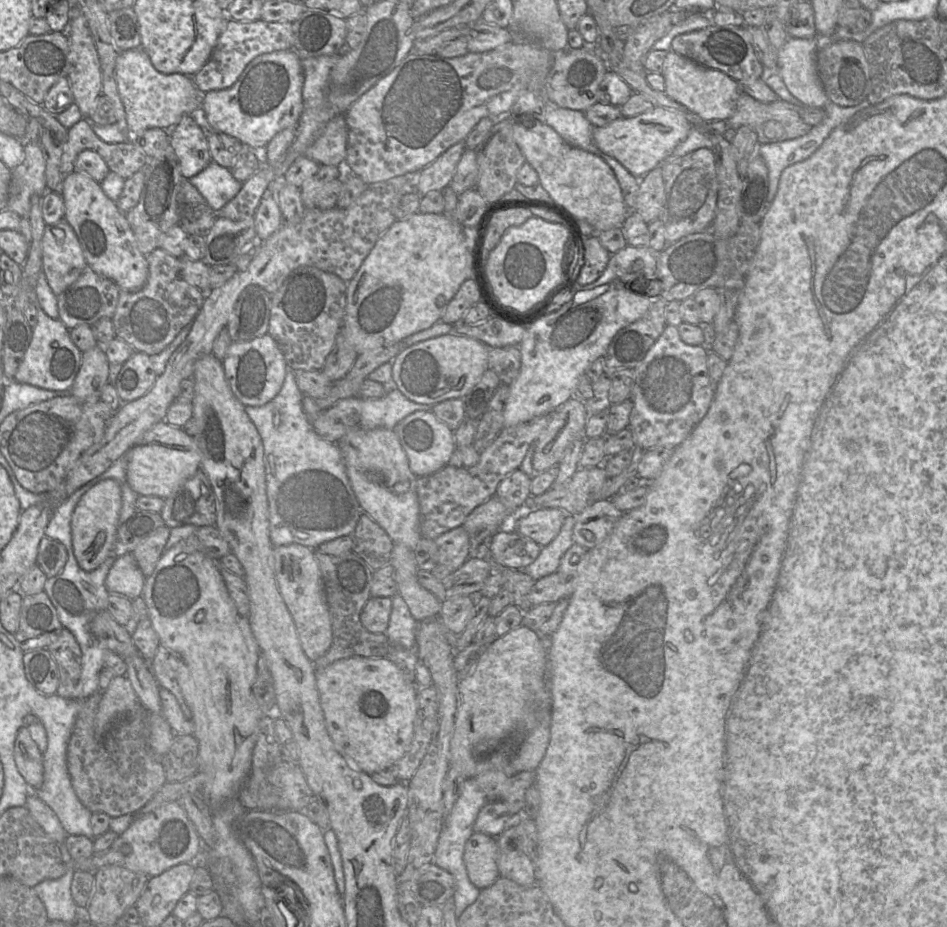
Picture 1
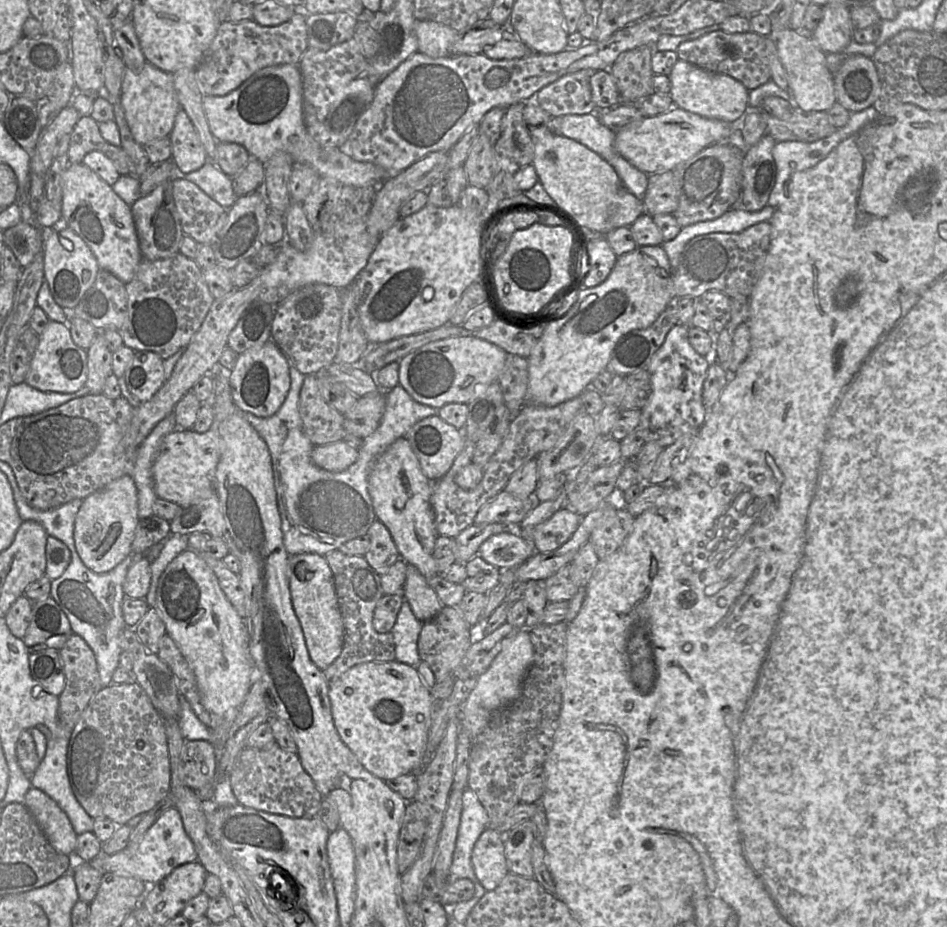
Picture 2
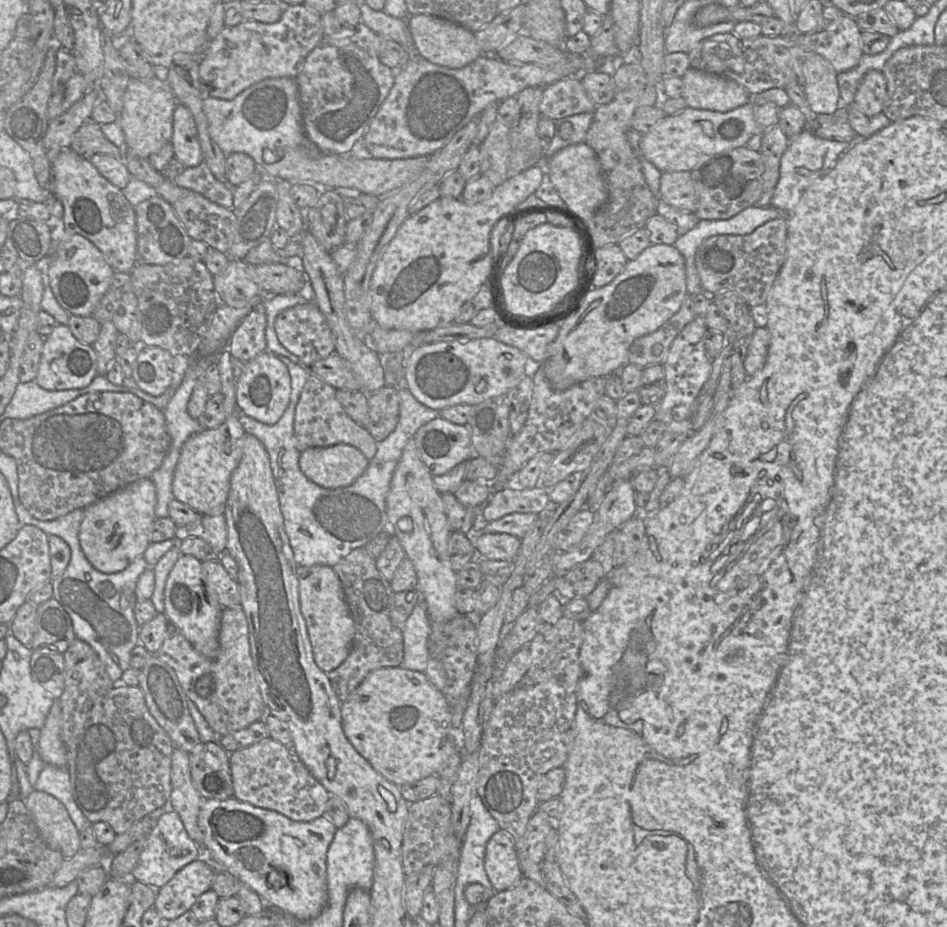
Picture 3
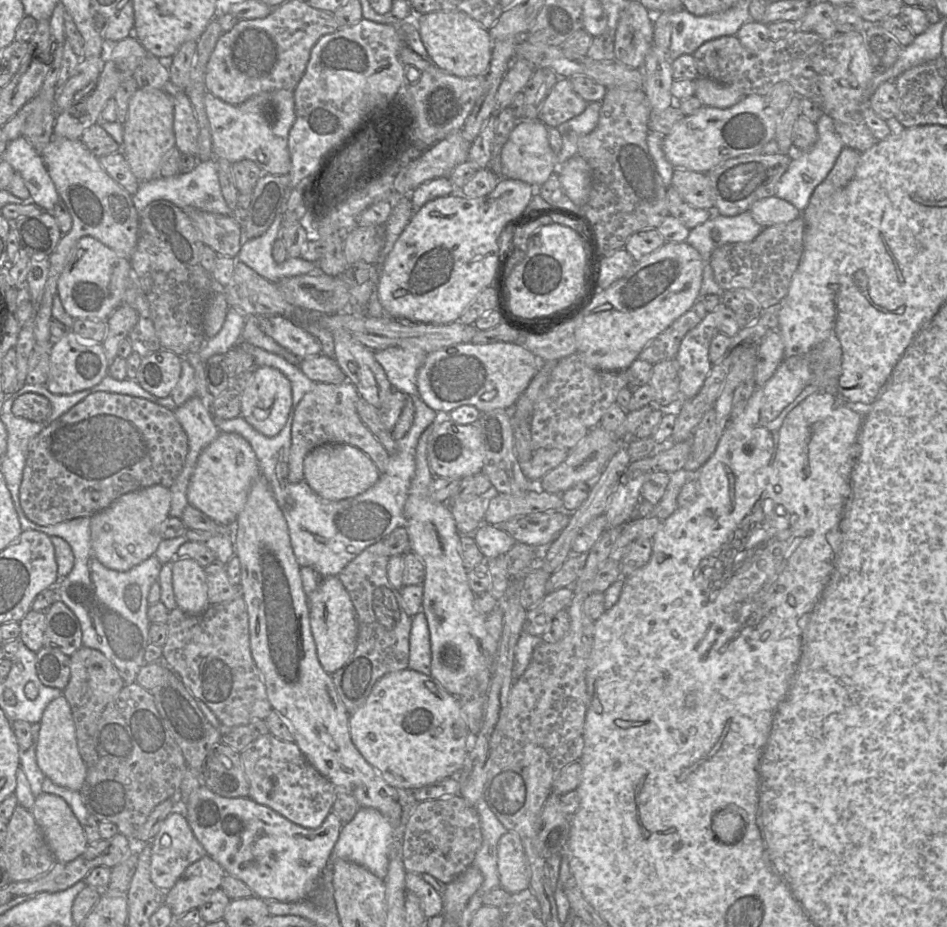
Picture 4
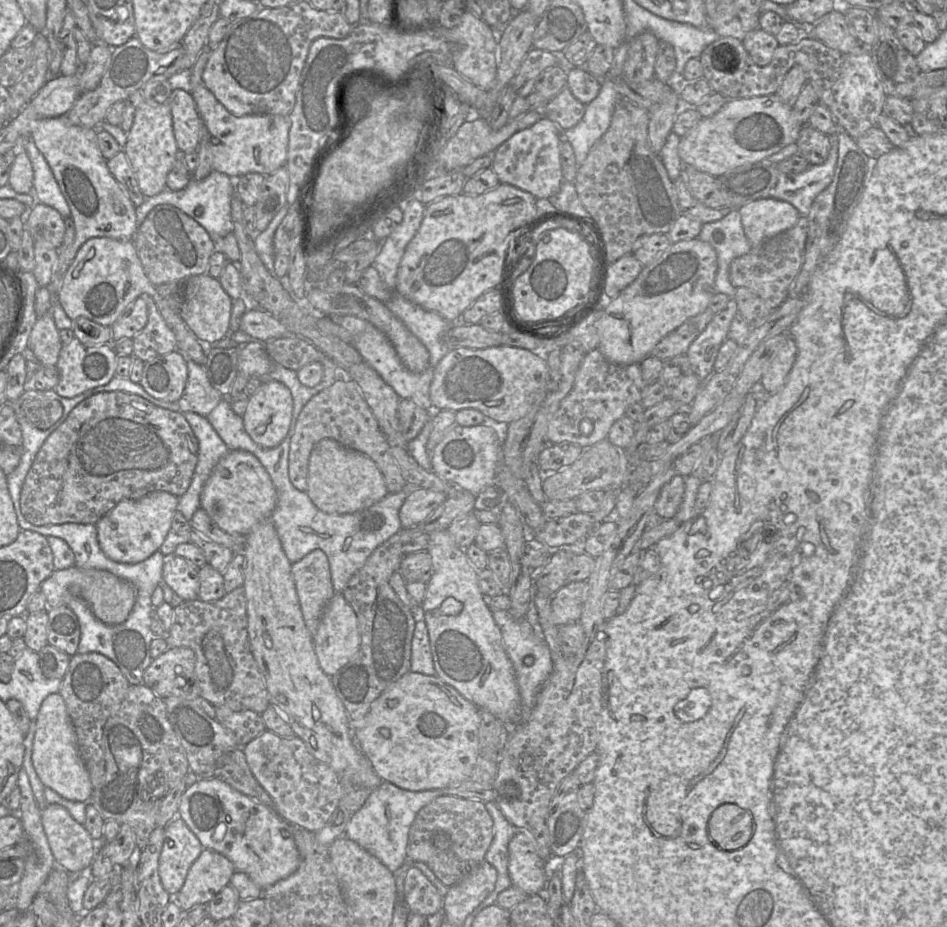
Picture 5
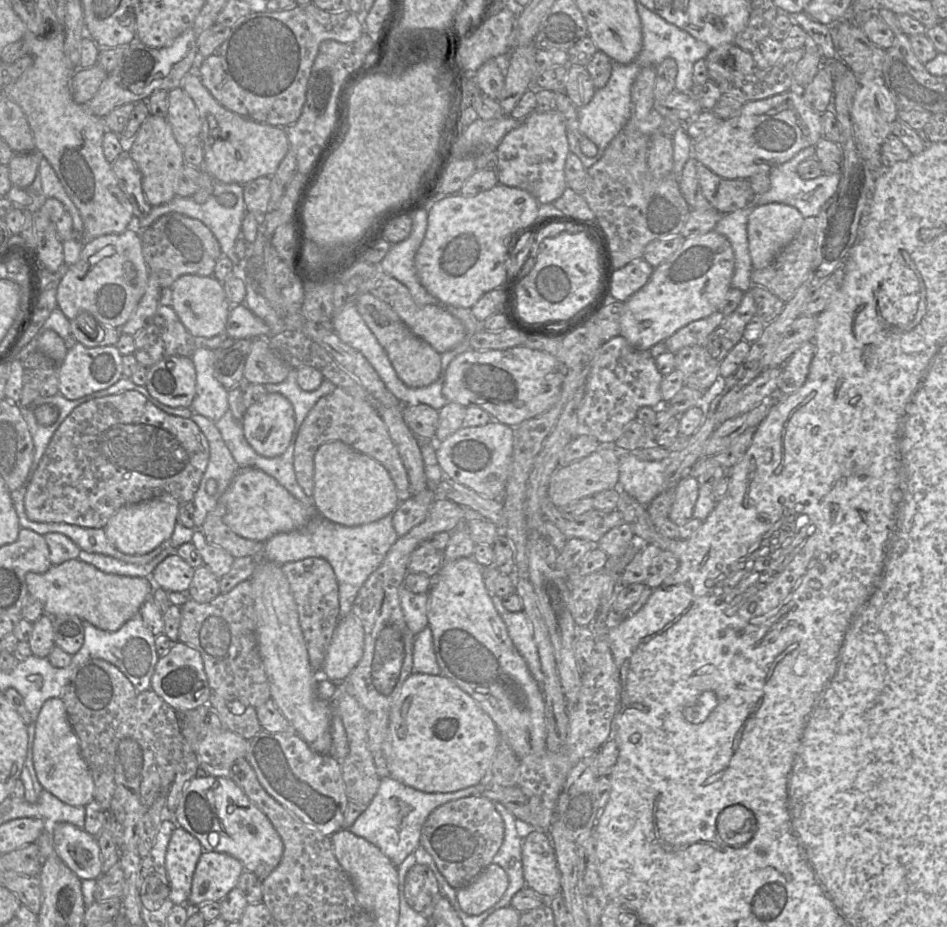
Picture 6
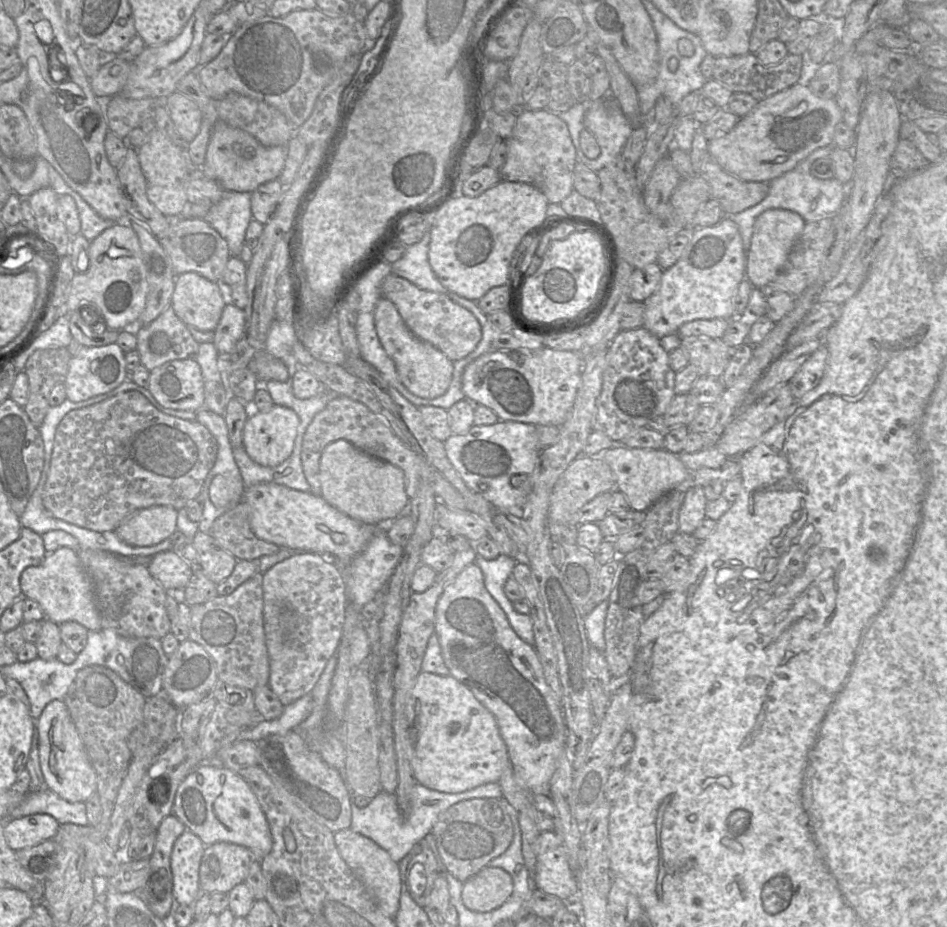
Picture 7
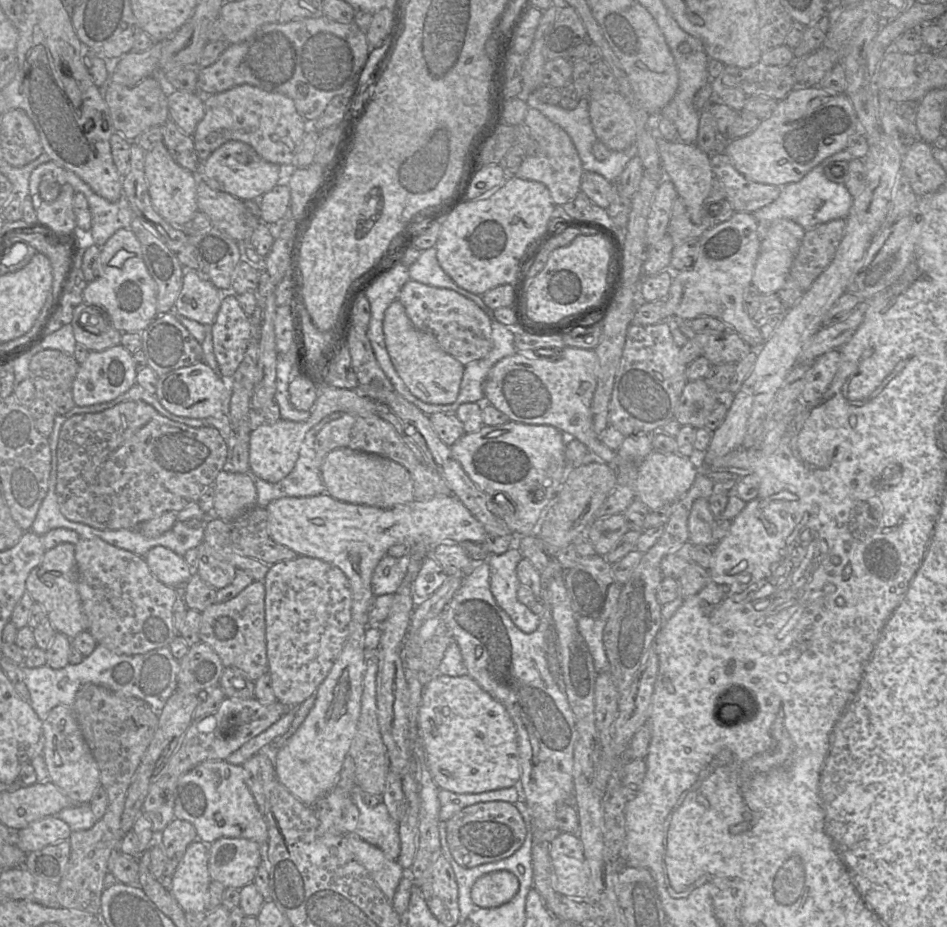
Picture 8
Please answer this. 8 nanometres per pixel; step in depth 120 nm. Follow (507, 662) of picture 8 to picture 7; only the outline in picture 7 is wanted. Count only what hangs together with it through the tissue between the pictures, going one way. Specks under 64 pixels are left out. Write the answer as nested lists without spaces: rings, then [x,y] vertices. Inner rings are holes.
[[[475,562],[467,565],[445,587],[436,605],[435,634],[450,676],[467,686],[494,716],[518,781],[532,795],[549,796],[551,778],[560,755],[566,749],[567,727],[562,704],[545,680],[534,646],[524,642],[515,633],[506,614],[487,591],[483,573]]]

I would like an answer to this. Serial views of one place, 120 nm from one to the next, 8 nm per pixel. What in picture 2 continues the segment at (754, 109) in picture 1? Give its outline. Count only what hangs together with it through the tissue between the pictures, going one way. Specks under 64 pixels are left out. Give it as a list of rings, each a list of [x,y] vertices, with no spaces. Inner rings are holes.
[[[793,107],[788,119],[778,119],[763,109],[757,109],[767,124],[767,135],[777,143],[782,141],[814,142],[833,134],[837,128],[830,121],[827,112],[805,111]]]

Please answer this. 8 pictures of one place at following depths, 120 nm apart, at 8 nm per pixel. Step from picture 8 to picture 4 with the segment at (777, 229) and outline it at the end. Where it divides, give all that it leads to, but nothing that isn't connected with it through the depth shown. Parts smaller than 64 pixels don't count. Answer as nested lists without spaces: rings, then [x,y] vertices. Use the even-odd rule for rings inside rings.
[[[775,195],[756,201],[749,211],[754,220],[763,228],[790,222],[802,213],[792,203]]]

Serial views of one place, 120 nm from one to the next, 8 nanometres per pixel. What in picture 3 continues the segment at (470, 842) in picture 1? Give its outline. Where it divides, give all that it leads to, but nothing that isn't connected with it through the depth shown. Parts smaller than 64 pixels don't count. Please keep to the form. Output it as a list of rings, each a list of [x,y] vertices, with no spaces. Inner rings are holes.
[[[503,830],[496,832],[486,845],[484,868],[495,892],[516,886],[523,877],[514,842]]]

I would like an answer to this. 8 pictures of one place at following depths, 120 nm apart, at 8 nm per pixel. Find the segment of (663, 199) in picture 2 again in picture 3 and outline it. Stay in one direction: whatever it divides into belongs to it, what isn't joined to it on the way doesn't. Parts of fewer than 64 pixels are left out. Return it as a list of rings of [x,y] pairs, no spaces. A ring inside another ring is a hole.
[[[690,171],[663,172],[659,199],[680,211],[694,213],[698,197]]]

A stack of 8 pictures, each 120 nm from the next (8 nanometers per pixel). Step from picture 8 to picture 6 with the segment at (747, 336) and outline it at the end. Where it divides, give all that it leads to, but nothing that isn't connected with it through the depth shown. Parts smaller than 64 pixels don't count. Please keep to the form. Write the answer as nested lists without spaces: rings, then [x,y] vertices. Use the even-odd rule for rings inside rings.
[[[715,230],[686,238],[666,261],[654,268],[648,282],[624,302],[620,336],[633,348],[650,351],[652,346],[665,341],[685,325],[720,311],[731,288],[734,265],[735,256],[730,242]]]

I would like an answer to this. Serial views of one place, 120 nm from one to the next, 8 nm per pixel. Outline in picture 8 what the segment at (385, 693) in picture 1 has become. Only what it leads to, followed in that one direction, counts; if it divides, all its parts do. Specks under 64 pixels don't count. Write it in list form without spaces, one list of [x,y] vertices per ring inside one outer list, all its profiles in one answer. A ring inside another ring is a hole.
[[[435,675],[423,685],[418,732],[425,748],[428,769],[438,788],[459,794],[481,793],[519,783],[521,773],[515,725],[505,707],[469,675]]]

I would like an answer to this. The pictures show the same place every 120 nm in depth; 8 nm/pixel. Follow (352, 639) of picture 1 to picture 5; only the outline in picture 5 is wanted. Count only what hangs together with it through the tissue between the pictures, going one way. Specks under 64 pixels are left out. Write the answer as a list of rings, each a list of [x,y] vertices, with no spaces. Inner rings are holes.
[[[401,528],[397,534],[378,546],[363,567],[350,578],[342,592],[356,613],[361,642],[354,658],[330,678],[351,721],[364,719],[373,701],[410,671],[411,644],[417,621],[389,582],[391,575],[399,571],[404,558],[401,536],[405,531],[406,529]]]

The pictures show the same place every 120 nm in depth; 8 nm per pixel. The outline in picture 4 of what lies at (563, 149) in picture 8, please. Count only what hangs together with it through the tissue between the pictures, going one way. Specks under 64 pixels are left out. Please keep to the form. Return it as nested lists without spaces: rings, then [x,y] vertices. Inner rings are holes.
[[[539,119],[519,121],[501,151],[501,177],[540,187],[557,169],[556,154],[549,144],[548,127]]]

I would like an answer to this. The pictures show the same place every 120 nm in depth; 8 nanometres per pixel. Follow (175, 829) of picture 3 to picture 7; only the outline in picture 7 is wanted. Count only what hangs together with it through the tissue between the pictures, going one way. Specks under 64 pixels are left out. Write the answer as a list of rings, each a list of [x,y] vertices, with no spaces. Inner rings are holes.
[[[188,829],[175,841],[171,853],[171,871],[176,905],[192,906],[202,893],[199,869],[205,847],[201,839]]]

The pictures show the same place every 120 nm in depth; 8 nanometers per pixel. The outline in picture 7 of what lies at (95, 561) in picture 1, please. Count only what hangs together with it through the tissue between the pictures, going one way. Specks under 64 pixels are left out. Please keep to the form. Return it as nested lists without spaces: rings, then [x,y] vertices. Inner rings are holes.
[[[157,505],[141,509],[127,517],[115,530],[125,543],[132,546],[156,545],[176,531],[178,510]]]

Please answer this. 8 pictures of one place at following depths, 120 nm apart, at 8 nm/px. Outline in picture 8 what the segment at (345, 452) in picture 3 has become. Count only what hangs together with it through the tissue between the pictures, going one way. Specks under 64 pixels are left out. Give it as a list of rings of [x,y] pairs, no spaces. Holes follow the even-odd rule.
[[[348,447],[336,448],[325,456],[321,466],[321,477],[326,493],[347,503],[392,508],[415,499],[409,471],[403,465],[378,454]]]

